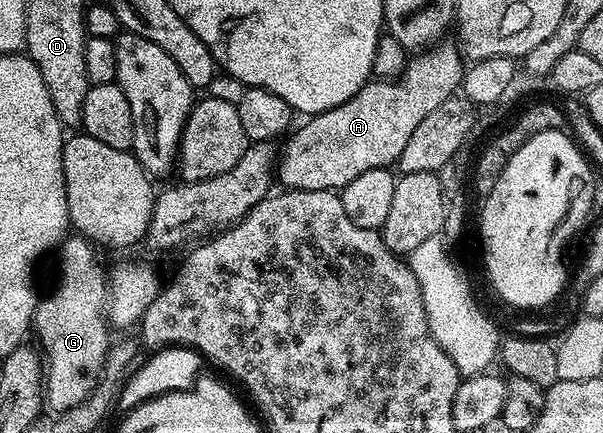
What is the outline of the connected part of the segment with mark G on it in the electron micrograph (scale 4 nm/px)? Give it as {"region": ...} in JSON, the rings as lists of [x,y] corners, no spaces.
{"region":[[[72,233],[72,234],[69,234],[67,238],[65,238],[63,242],[59,244],[58,252],[59,251],[60,251],[60,272],[58,272],[56,275],[56,284],[53,285],[52,292],[50,292],[49,295],[45,297],[45,299],[43,296],[43,298],[41,298],[39,302],[37,302],[36,312],[34,312],[34,314],[32,315],[32,326],[31,326],[31,330],[34,332],[34,335],[36,331],[37,341],[35,340],[35,342],[38,344],[39,350],[42,352],[42,366],[44,369],[44,401],[45,401],[45,404],[47,404],[49,408],[52,406],[54,409],[53,412],[56,412],[56,413],[59,413],[61,411],[69,411],[71,407],[73,407],[74,405],[78,405],[81,401],[83,401],[84,399],[87,399],[88,396],[91,395],[93,391],[95,391],[96,384],[99,383],[100,376],[104,370],[104,360],[108,358],[108,349],[110,346],[110,338],[108,339],[108,331],[110,332],[110,324],[106,318],[106,304],[108,302],[108,285],[106,282],[106,267],[103,267],[103,265],[100,264],[100,259],[98,256],[96,256],[97,248],[93,246],[93,244],[89,243],[88,240],[84,238],[84,236]]]}

